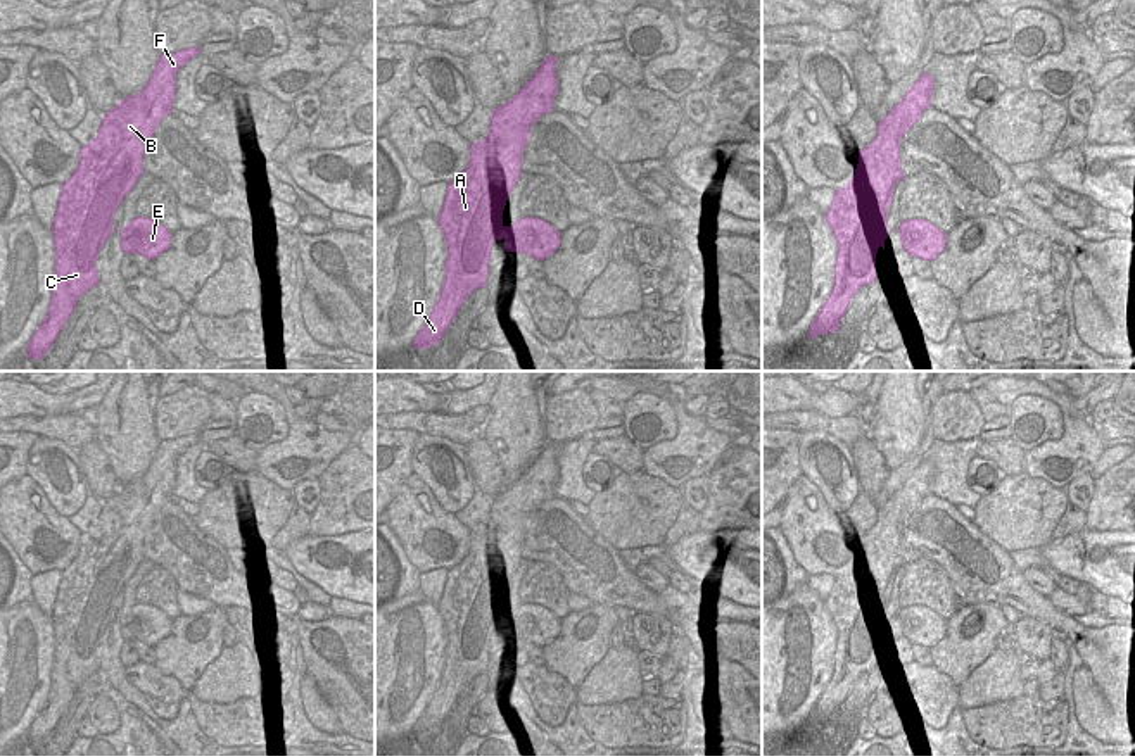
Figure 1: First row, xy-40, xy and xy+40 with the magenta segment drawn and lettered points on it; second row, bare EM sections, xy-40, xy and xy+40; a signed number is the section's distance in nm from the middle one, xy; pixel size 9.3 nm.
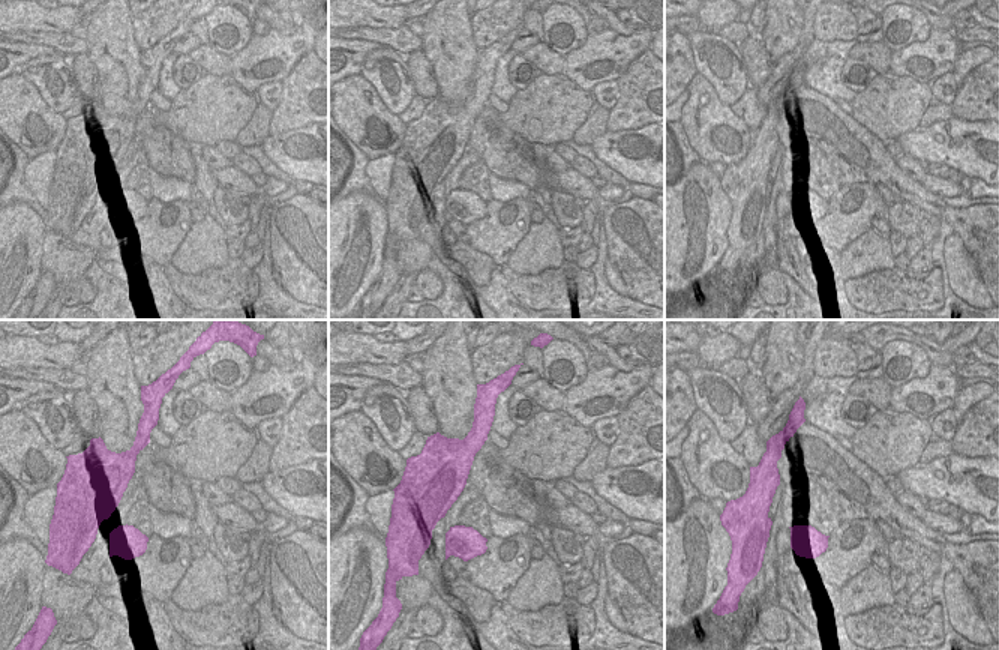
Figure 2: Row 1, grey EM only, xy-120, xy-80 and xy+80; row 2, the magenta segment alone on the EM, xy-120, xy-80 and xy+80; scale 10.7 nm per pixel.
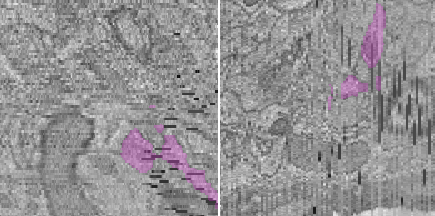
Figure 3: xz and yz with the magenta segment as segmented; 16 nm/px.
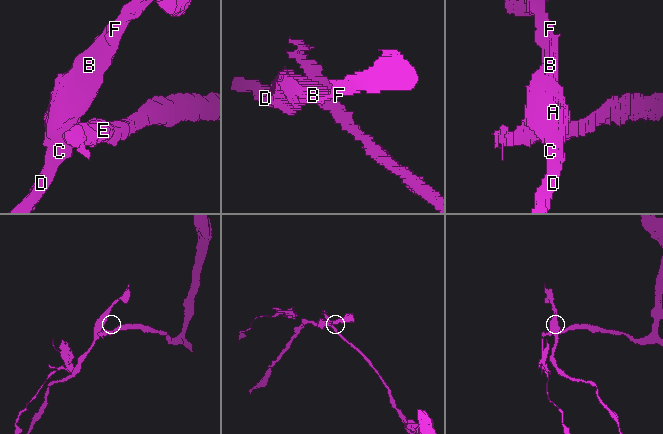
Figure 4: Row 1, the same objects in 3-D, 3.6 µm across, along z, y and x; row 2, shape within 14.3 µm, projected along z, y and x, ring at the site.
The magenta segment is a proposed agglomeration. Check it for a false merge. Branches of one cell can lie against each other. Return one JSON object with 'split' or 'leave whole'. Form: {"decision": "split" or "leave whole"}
{"decision": "split"}

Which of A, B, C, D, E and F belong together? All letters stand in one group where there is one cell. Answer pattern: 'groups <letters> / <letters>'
groups A B C D F / E

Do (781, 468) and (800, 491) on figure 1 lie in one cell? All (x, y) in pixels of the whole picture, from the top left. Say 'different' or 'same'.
different

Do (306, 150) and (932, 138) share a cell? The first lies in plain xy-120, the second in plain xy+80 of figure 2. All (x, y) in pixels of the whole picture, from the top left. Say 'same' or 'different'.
same

